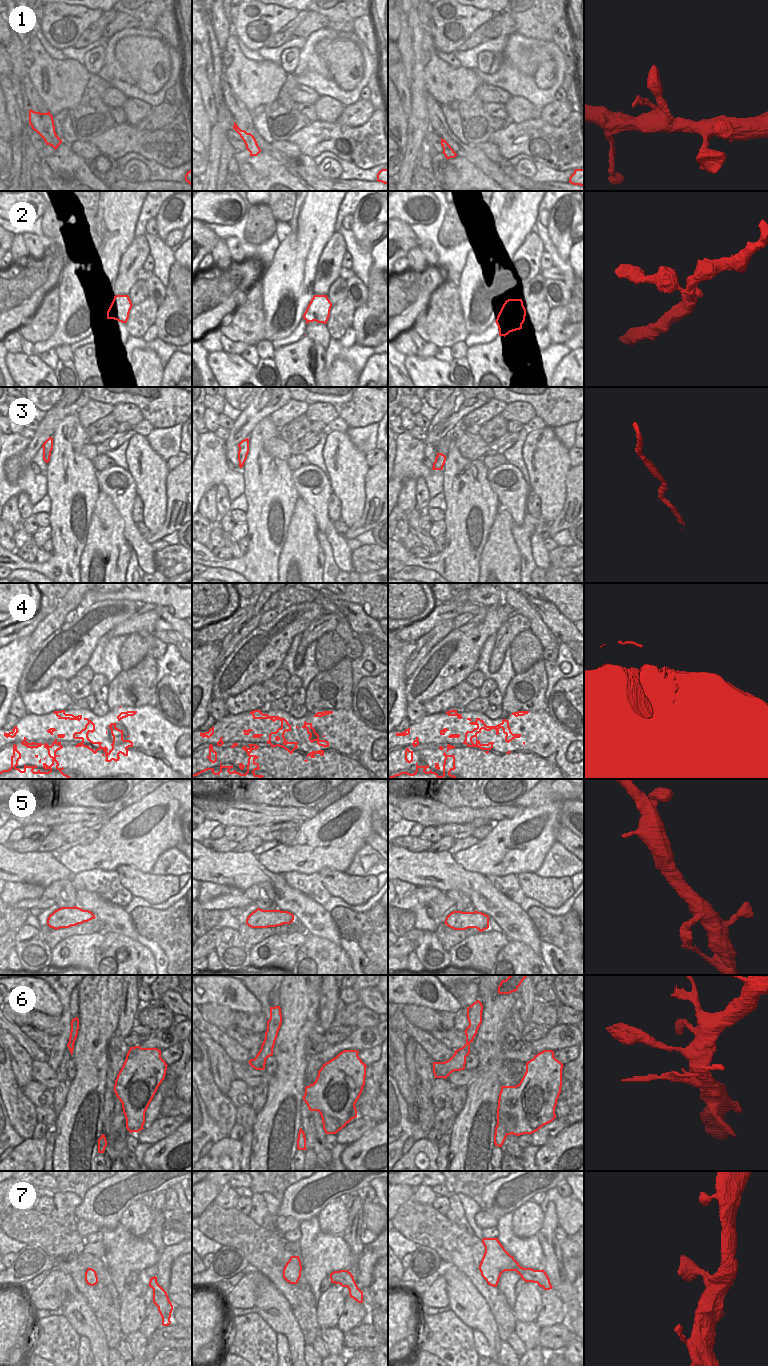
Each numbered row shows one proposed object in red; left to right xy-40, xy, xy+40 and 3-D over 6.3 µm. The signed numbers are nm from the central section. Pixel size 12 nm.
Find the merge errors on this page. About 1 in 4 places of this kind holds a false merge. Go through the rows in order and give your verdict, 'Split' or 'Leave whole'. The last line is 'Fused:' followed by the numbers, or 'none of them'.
1: Leave whole
2: Leave whole
3: Leave whole
4: Leave whole
5: Leave whole
6: Split
7: Leave whole
Fused: 6

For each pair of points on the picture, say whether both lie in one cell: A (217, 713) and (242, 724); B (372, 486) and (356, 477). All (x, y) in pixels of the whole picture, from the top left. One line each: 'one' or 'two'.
A: two
B: two

